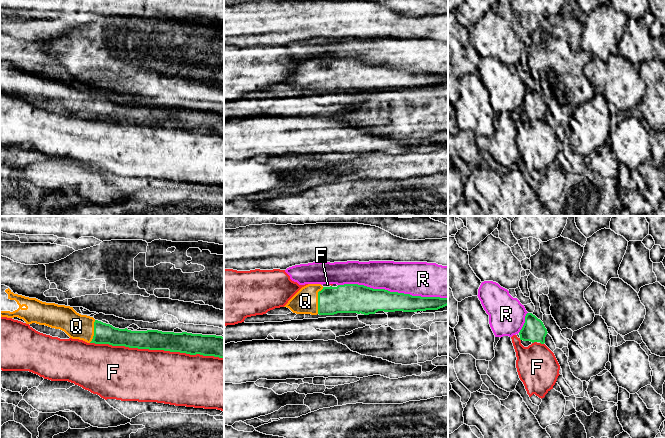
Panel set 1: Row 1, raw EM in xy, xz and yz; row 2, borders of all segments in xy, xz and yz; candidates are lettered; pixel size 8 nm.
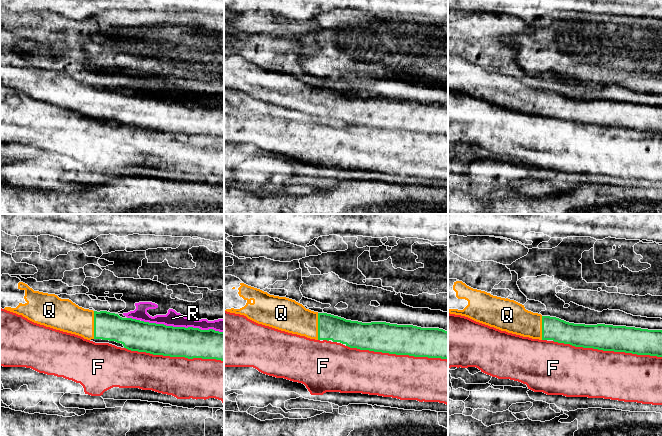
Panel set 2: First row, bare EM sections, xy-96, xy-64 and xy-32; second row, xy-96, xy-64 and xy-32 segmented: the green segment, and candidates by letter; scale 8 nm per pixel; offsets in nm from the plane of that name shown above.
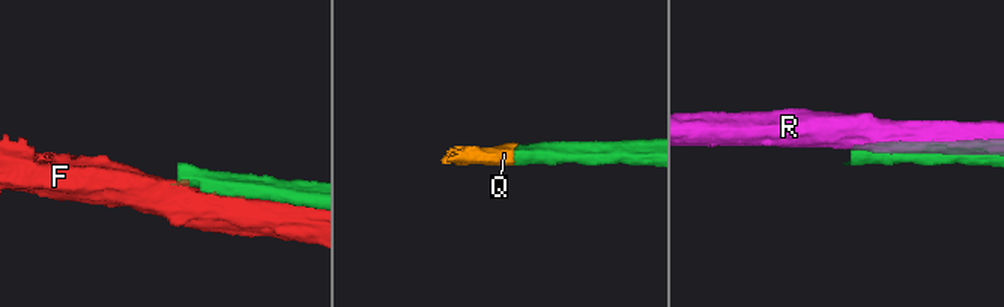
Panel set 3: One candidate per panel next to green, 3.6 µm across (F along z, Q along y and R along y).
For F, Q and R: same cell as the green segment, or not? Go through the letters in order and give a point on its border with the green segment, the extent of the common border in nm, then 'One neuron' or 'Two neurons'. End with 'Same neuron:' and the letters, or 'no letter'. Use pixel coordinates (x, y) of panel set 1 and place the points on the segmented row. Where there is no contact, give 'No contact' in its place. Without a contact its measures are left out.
F: Touches green at xy (157, 349). Shared border 1100 nm. Two neurons
Q: Touches green at xz (318, 300). Shared border 220 nm. One neuron
R: Touches green at xz (393, 292). Shared border 900 nm. Two neurons
Same neuron: Q

